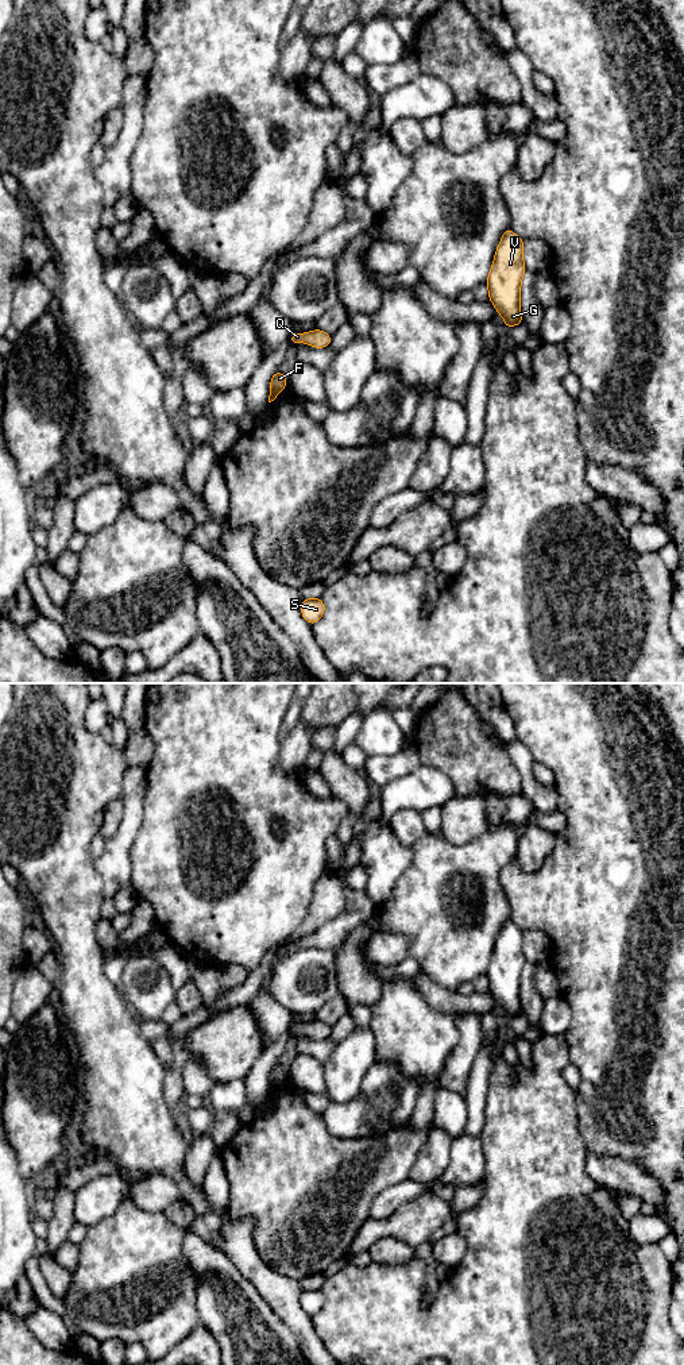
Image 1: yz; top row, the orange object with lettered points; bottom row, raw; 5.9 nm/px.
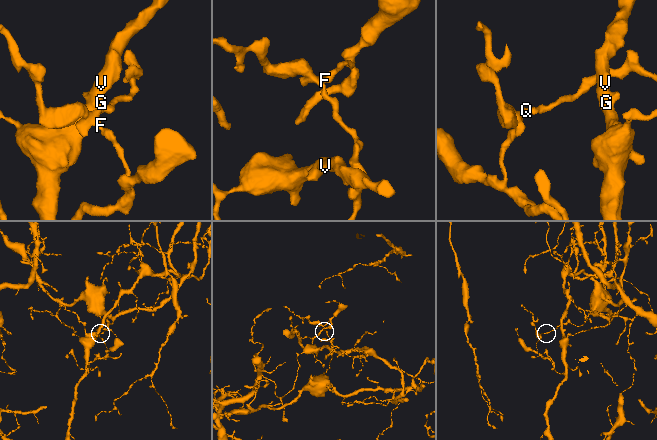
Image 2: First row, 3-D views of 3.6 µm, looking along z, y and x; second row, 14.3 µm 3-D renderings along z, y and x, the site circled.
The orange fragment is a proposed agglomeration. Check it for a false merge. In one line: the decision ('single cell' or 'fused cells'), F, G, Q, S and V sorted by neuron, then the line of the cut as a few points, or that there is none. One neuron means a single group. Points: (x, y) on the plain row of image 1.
fused cells; F Q / G S V; cut in yz along (271, 1080), (279, 1082)

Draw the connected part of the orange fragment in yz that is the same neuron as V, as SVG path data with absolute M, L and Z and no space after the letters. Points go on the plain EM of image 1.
M509 919L502 926L486 971L488 991L509 1021L522 1015L519 984L525 963L523 930Z

